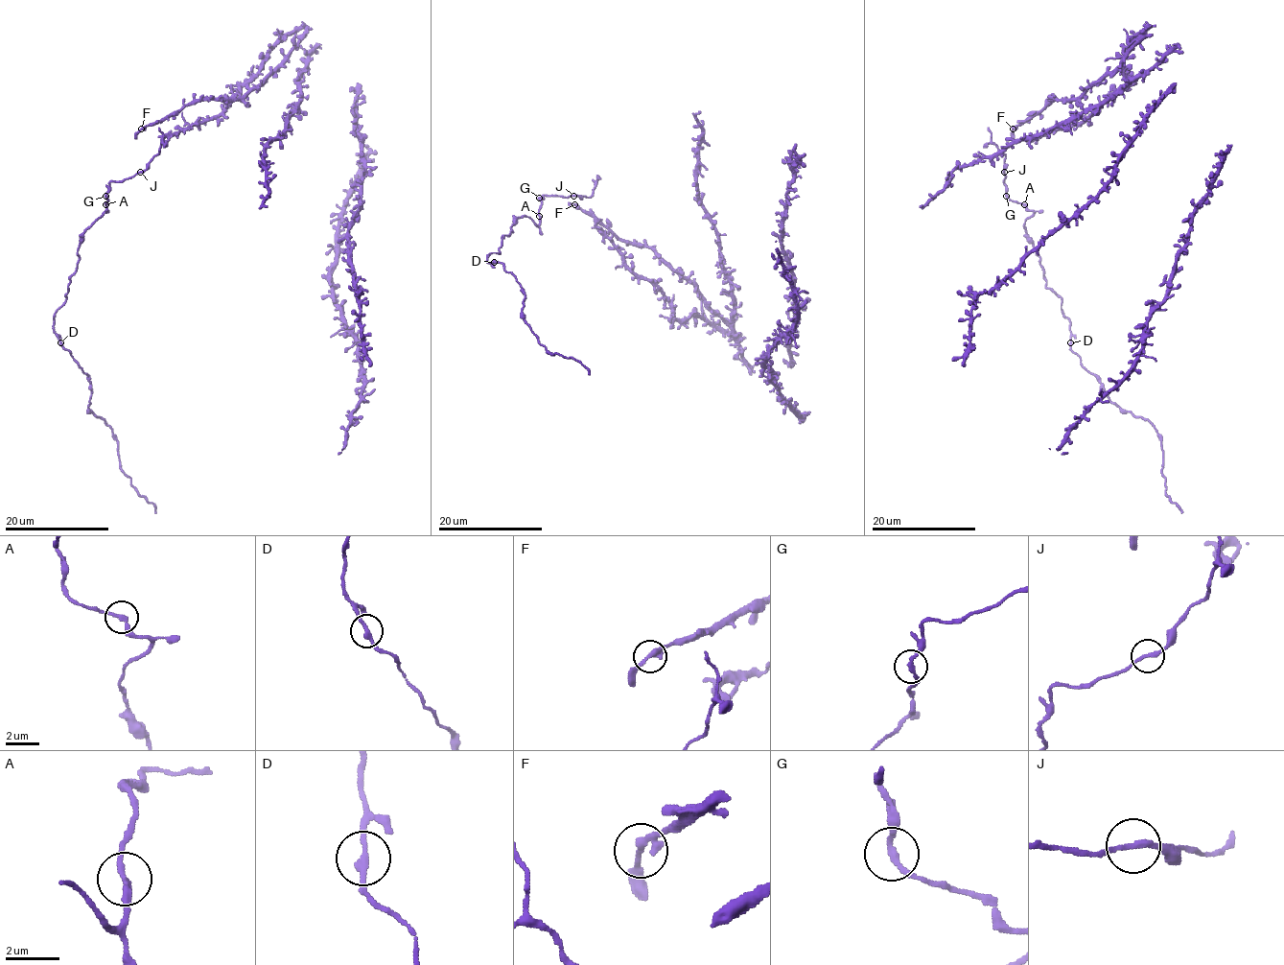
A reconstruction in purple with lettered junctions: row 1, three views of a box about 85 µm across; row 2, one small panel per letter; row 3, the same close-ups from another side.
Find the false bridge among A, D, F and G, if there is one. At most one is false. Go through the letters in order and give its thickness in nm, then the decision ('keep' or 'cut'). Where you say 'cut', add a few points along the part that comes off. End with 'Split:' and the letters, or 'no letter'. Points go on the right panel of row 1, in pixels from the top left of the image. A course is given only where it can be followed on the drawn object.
A: 220 nm | keep
D: 240 nm | keep
F: 240 nm | keep
G: 220 nm | keep
Split: no letter

